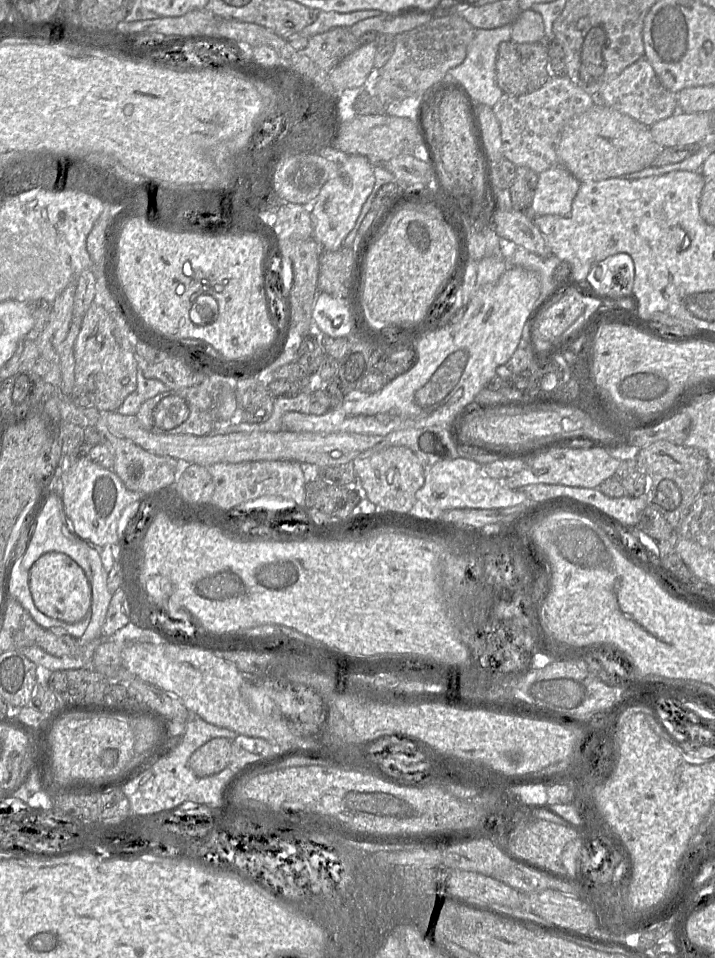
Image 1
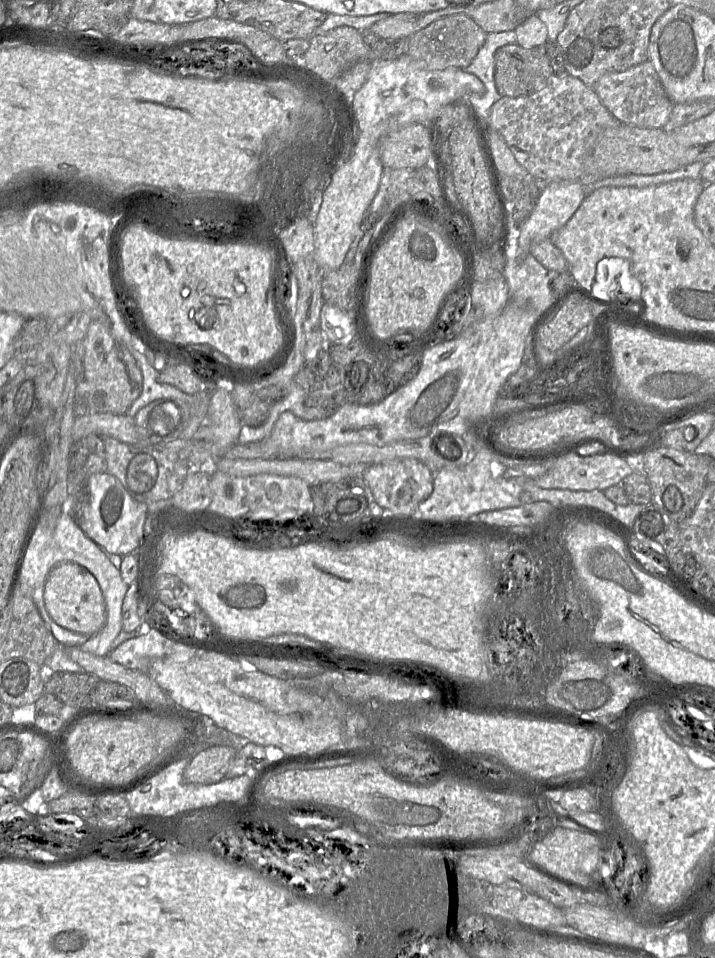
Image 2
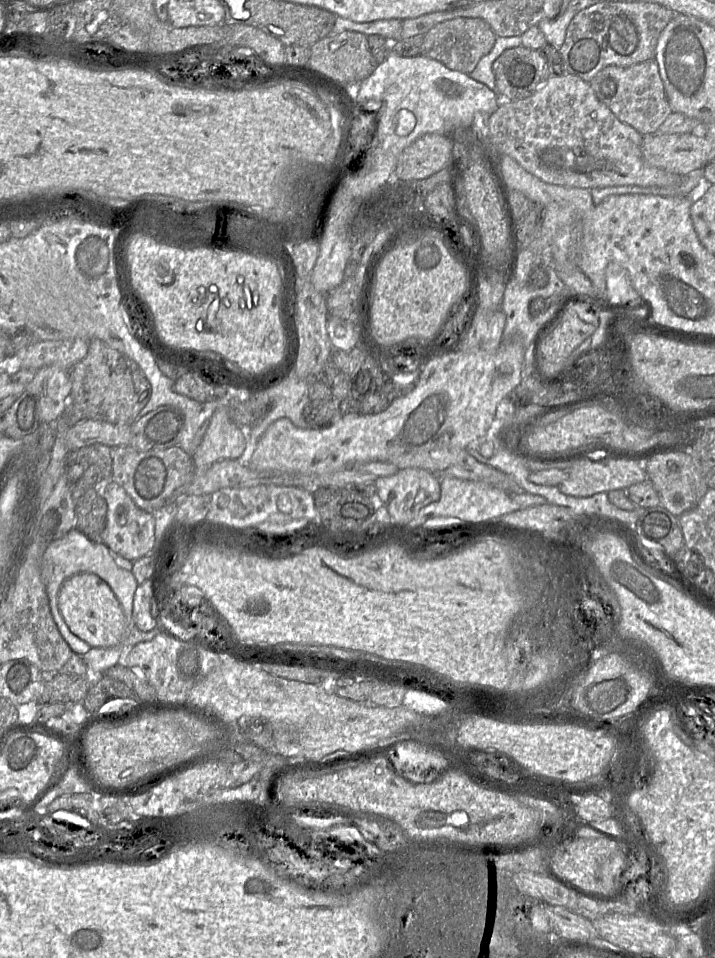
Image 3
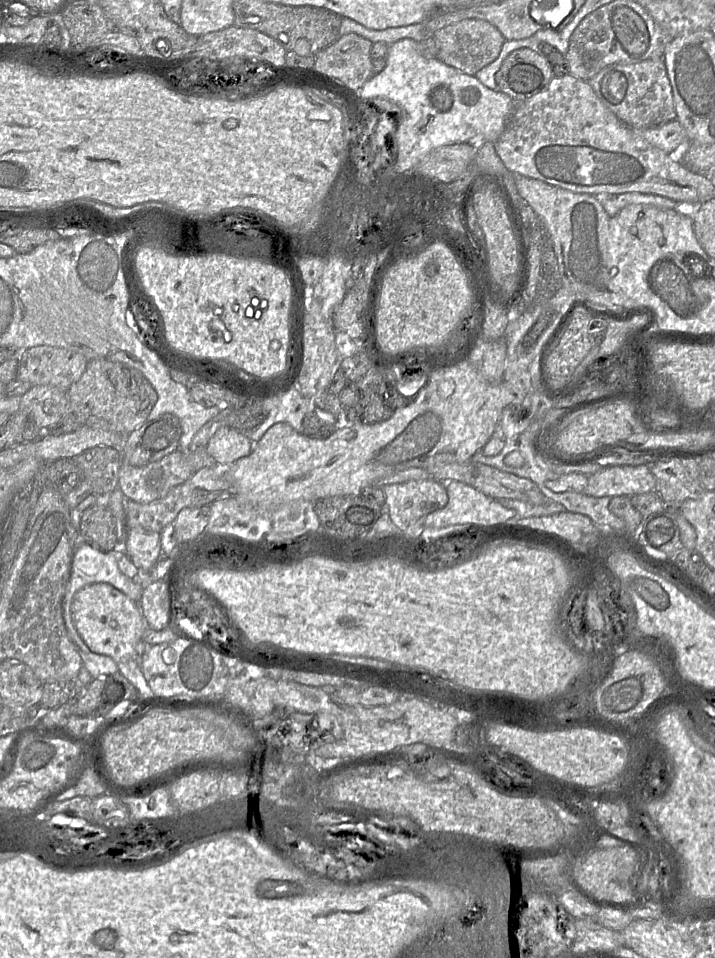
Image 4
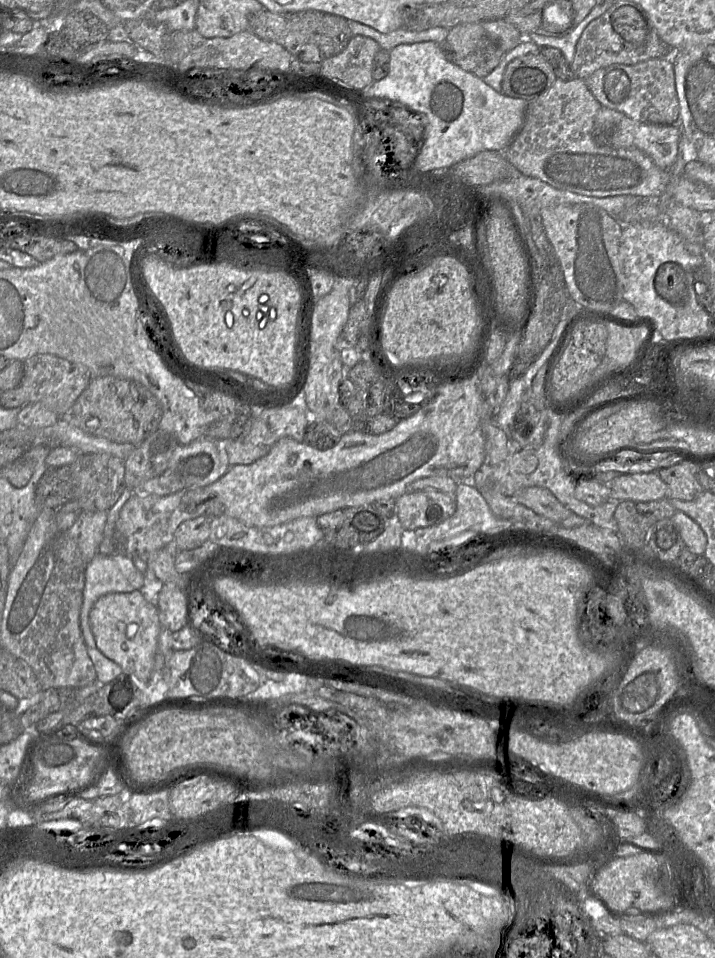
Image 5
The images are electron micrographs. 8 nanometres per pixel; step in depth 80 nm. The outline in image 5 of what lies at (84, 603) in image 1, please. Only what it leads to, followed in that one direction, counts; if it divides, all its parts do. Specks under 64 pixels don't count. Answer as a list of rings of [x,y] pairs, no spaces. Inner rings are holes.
[[[139,590],[130,593],[109,593],[96,600],[89,613],[89,623],[99,651],[122,668],[122,672],[148,682],[154,673],[158,641],[163,630],[157,607],[149,603]]]

